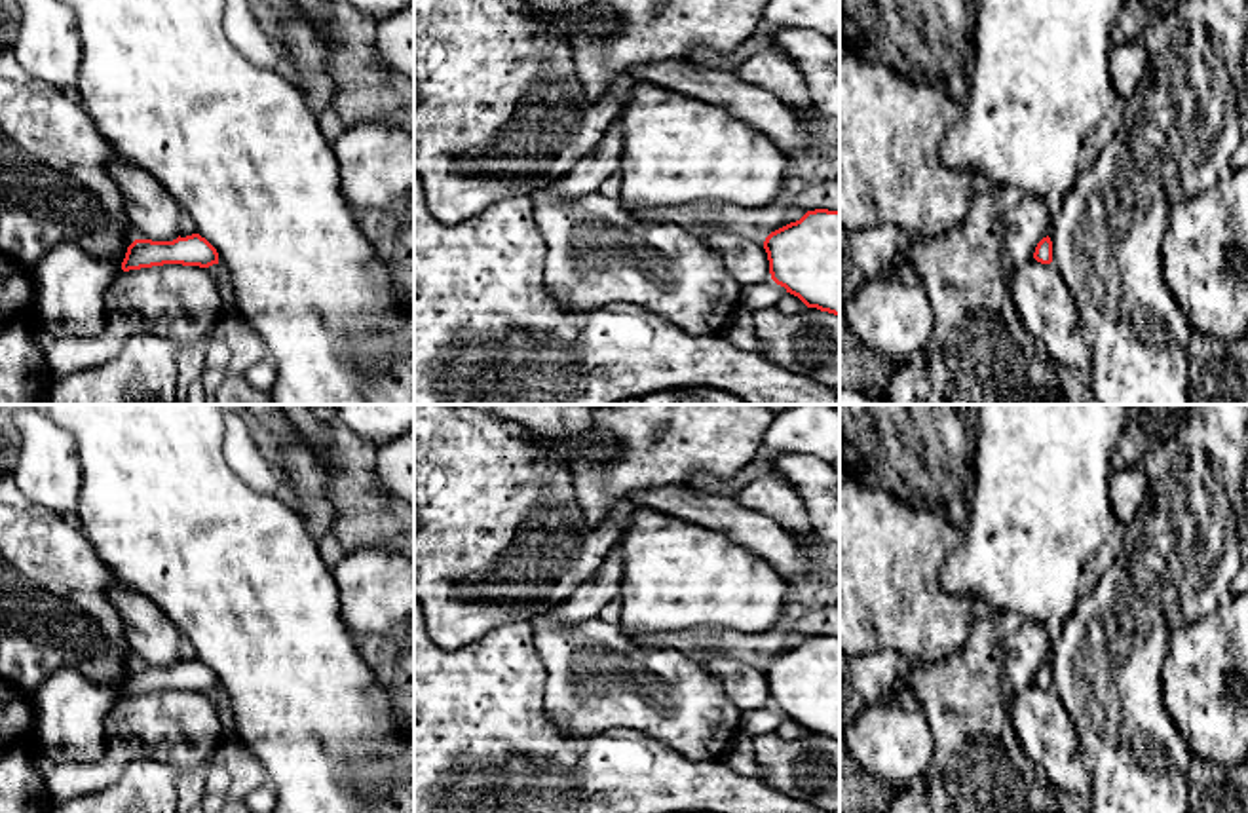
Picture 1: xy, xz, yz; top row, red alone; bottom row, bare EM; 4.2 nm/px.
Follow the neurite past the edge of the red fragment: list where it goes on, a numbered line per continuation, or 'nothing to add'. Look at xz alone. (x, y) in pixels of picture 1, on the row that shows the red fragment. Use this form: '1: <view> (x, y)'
nothing to add

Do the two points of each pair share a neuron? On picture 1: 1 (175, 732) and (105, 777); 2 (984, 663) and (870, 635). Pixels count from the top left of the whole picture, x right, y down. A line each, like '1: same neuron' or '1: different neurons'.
1: same neuron
2: different neurons

